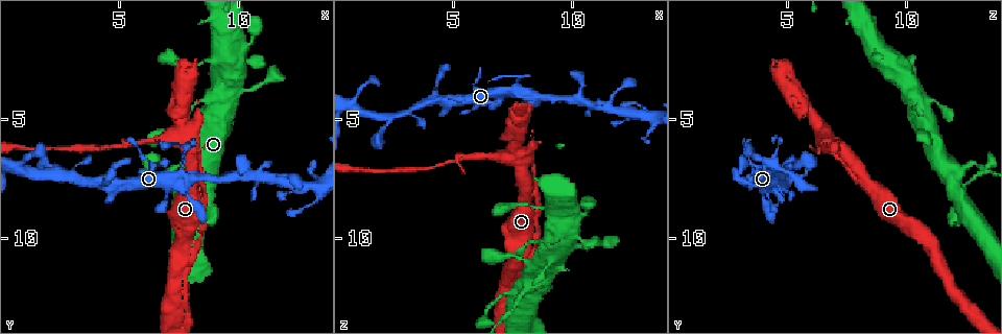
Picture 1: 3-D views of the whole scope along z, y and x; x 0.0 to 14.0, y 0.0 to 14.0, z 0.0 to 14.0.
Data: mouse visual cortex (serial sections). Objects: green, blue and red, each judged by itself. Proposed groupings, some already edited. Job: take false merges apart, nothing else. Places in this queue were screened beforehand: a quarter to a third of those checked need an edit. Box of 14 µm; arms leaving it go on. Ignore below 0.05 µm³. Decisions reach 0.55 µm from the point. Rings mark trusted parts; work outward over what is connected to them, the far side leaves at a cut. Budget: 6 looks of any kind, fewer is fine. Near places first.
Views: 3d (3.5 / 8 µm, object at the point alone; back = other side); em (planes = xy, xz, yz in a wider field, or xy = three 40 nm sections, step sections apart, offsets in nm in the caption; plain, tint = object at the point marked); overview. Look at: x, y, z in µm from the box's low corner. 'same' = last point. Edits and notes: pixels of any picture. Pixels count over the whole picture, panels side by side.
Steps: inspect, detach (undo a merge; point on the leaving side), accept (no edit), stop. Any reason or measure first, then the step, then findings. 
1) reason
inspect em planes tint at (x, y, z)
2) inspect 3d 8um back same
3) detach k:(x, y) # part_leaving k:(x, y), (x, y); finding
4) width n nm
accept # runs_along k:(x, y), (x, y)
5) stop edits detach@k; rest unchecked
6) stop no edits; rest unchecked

thin arm on a thick one
inspect 3d 8um at (8.2, 7.0, 7.6)

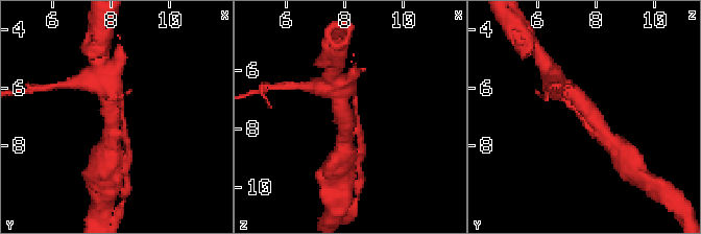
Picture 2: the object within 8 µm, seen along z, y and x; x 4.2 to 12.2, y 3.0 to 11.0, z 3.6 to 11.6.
zoom in
inspect 3d 3.5um at (8.3, 7.0, 7.6)

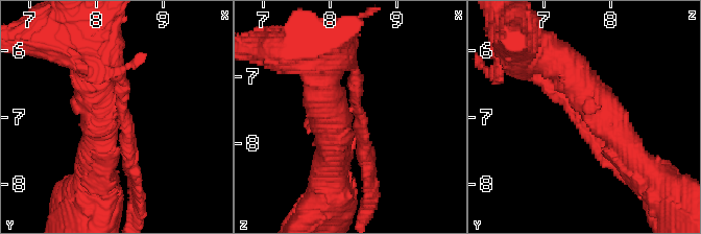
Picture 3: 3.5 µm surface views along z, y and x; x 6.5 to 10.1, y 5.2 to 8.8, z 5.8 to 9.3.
arm_widths 200, 500, 600 nm
accept # runs_along 3:(642, 167), (566, 67), (551, 57); one cell here

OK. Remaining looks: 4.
thin neck
inspect 3d 3.5um at (8.0, 3.8, 5.6)

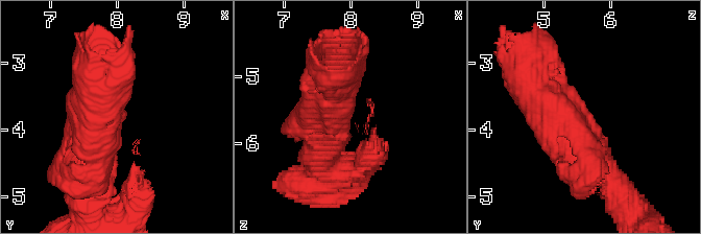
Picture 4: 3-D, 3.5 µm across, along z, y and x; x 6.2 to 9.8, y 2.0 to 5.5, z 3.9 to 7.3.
shape alone is not enough
inspect em xy step 1 tint same

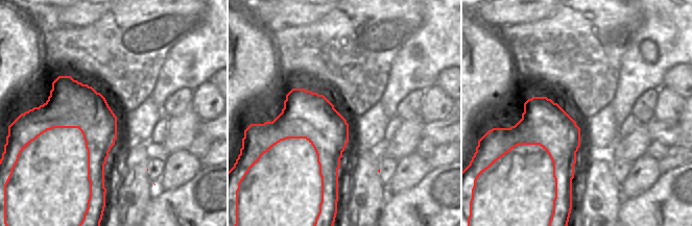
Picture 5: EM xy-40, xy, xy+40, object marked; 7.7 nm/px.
width 360 nm
accept # runs_along 4:(611, 179), (575, 101), (539, 92); one cell here

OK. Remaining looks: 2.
calibre changes
inspect 3d 3.5um at (7.8, 6.9, 12.5)

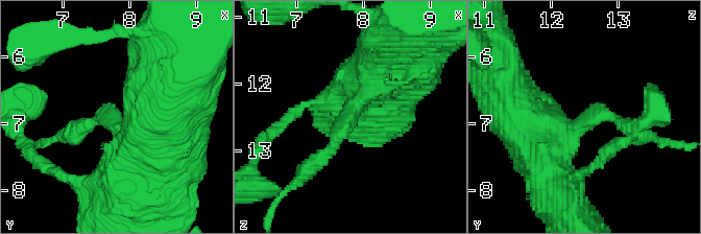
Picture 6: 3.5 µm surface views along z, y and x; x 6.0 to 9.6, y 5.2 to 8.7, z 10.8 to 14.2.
arm_widths 200, 800 nm; now the EM
inspect em xy step 5 tint at (7.80, 6.95, 12.45)

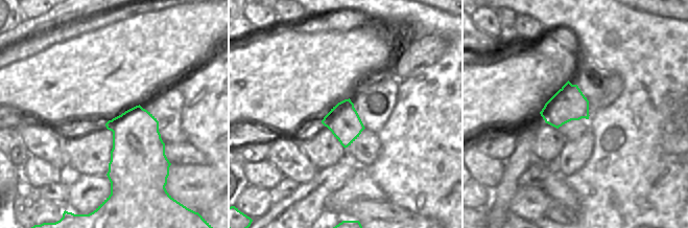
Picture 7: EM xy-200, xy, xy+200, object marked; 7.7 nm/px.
accept # runs_along 6:(376, 68), (334, 146), (312, 165); continuous, no second cell

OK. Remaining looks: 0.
stop no edits; rest unchecked

